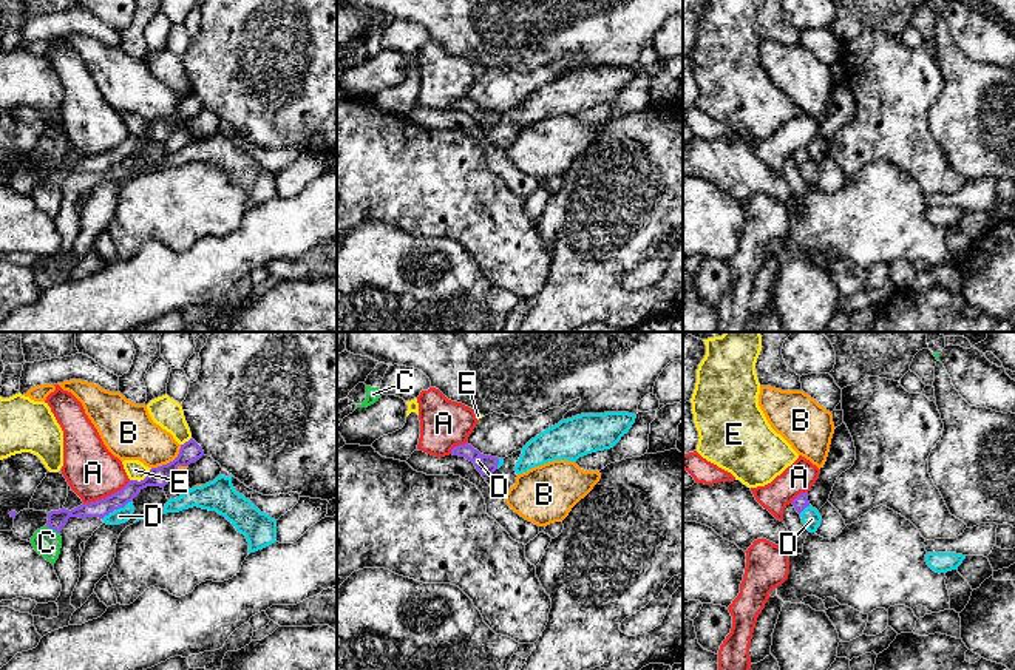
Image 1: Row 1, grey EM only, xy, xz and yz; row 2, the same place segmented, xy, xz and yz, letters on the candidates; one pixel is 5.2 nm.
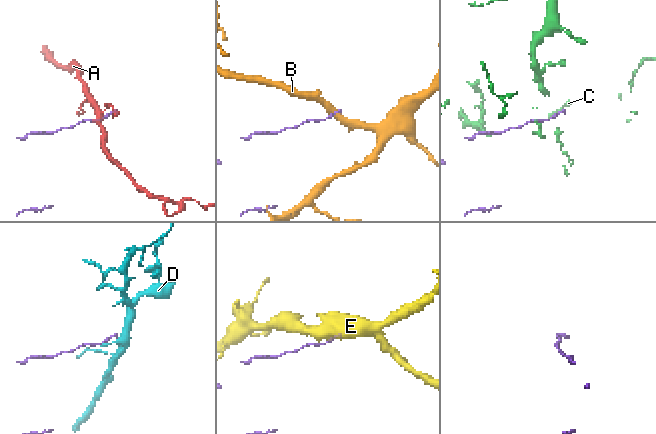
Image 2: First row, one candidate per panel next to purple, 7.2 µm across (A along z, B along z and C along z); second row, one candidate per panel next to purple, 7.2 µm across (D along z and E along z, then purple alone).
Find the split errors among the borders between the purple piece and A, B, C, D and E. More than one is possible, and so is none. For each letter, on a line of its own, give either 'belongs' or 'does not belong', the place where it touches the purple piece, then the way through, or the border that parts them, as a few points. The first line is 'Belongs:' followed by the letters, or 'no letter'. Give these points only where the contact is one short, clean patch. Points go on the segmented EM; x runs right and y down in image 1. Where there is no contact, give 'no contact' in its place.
Belongs: no letter
A: does not belong | xy (108, 496) | along xy (130, 480), (119, 490), (84, 505)
B: does not belong | xy (170, 462)
C: does not belong | xy (53, 528) | along xy (47, 525), (59, 533)
D: does not belong | xy (116, 508) | along xy (130, 500), (102, 519)
E: does not belong | xy (141, 480) | along xy (152, 468), (142, 479), (130, 480)

